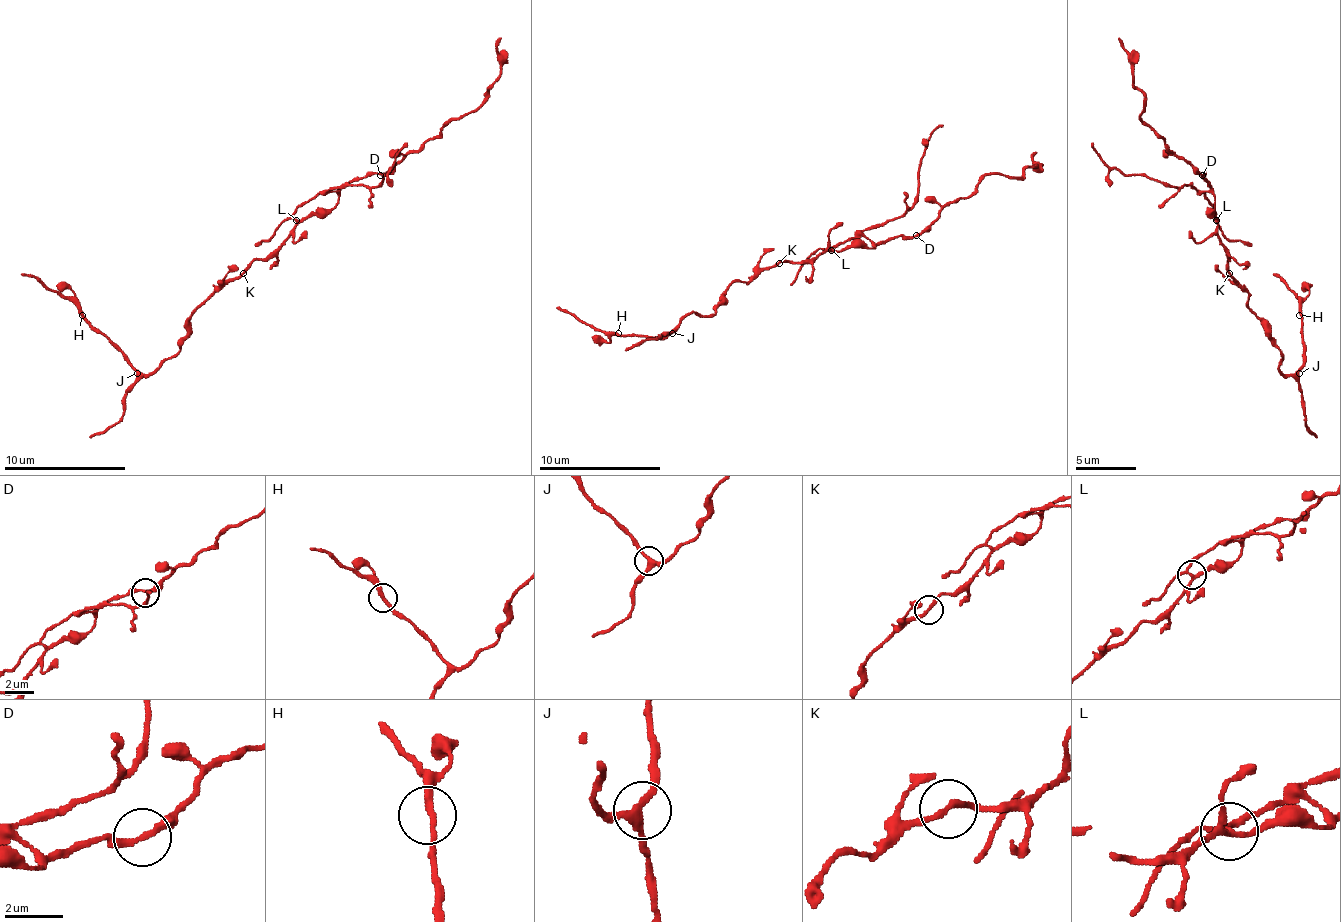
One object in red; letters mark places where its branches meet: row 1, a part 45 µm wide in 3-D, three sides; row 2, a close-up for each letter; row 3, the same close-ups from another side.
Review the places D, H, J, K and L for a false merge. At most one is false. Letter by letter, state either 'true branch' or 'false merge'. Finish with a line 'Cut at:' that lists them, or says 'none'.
D: true branch
H: true branch
J: true branch
K: true branch
L: false merge
Cut at: L

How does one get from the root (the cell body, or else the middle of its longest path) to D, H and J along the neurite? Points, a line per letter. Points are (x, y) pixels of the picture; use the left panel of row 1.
D: (271, 251), (301, 221), (313, 215), (326, 215), (335, 206), (338, 193), (344, 187), (365, 175), (380, 175)
H: (271, 251), (265, 257), (256, 257), (216, 291), (192, 315), (183, 346), (149, 373), (140, 373), (82, 315)
J: (271, 251), (228, 279), (192, 315), (189, 336), (170, 358), (164, 358), (149, 373), (137, 373)

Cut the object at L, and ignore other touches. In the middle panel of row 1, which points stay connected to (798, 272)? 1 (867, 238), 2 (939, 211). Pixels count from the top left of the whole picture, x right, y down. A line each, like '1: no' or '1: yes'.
1: no
2: no

